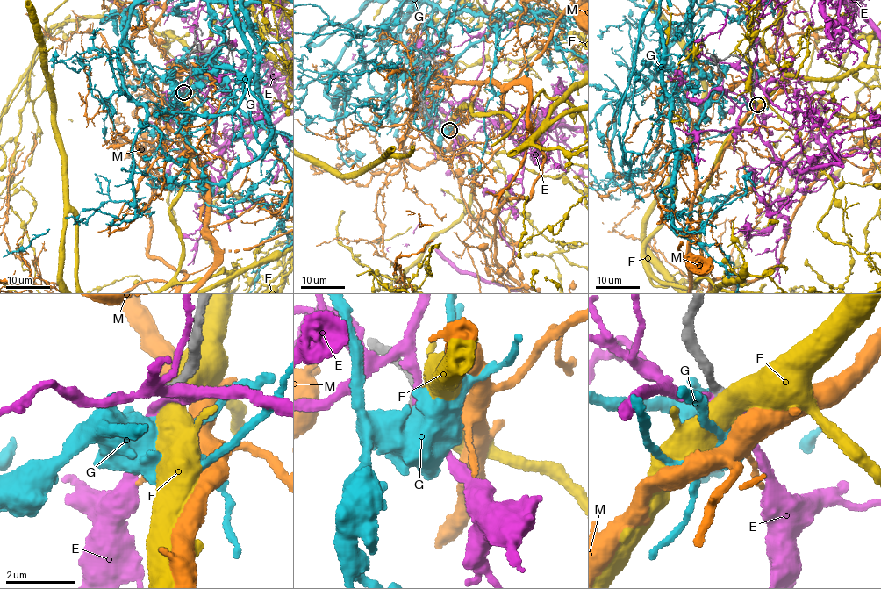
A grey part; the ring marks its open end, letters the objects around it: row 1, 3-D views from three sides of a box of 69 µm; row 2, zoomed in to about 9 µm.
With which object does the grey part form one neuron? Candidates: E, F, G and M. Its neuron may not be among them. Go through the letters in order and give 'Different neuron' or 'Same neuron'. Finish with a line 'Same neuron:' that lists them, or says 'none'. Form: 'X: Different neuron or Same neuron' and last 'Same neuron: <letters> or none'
E: Different neuron
F: Different neuron
G: Different neuron
M: Same neuron
Same neuron: M

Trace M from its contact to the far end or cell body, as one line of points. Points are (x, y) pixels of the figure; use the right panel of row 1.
M: (758, 104), (693, 198), (698, 233), (684, 214), (658, 222), (659, 205), (683, 240), (690, 232), (699, 262)

